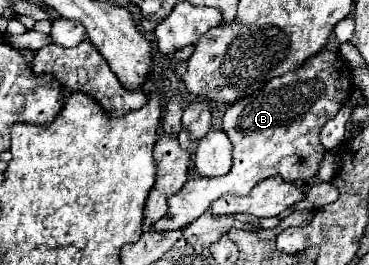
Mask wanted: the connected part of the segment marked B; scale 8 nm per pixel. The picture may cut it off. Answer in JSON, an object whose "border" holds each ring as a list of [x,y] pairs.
{"border":[[[320,51],[318,55],[310,57],[296,71],[286,73],[282,77],[274,77],[268,81],[268,85],[264,89],[228,105],[224,119],[222,119],[222,129],[234,145],[234,163],[232,163],[230,173],[224,177],[212,177],[212,179],[206,179],[206,177],[188,179],[188,183],[178,193],[168,197],[166,215],[160,217],[156,223],[152,223],[150,229],[156,233],[184,229],[188,223],[196,221],[202,213],[206,213],[208,207],[212,205],[212,201],[216,201],[224,195],[248,195],[256,183],[260,183],[262,179],[274,177],[274,175],[280,175],[288,183],[308,181],[308,179],[316,177],[320,161],[326,153],[326,149],[320,143],[320,127],[328,119],[332,119],[338,113],[338,109],[348,101],[350,91],[352,91],[350,83],[352,83],[352,75],[350,75],[350,67],[346,65],[346,61],[342,61],[336,51]]]}

